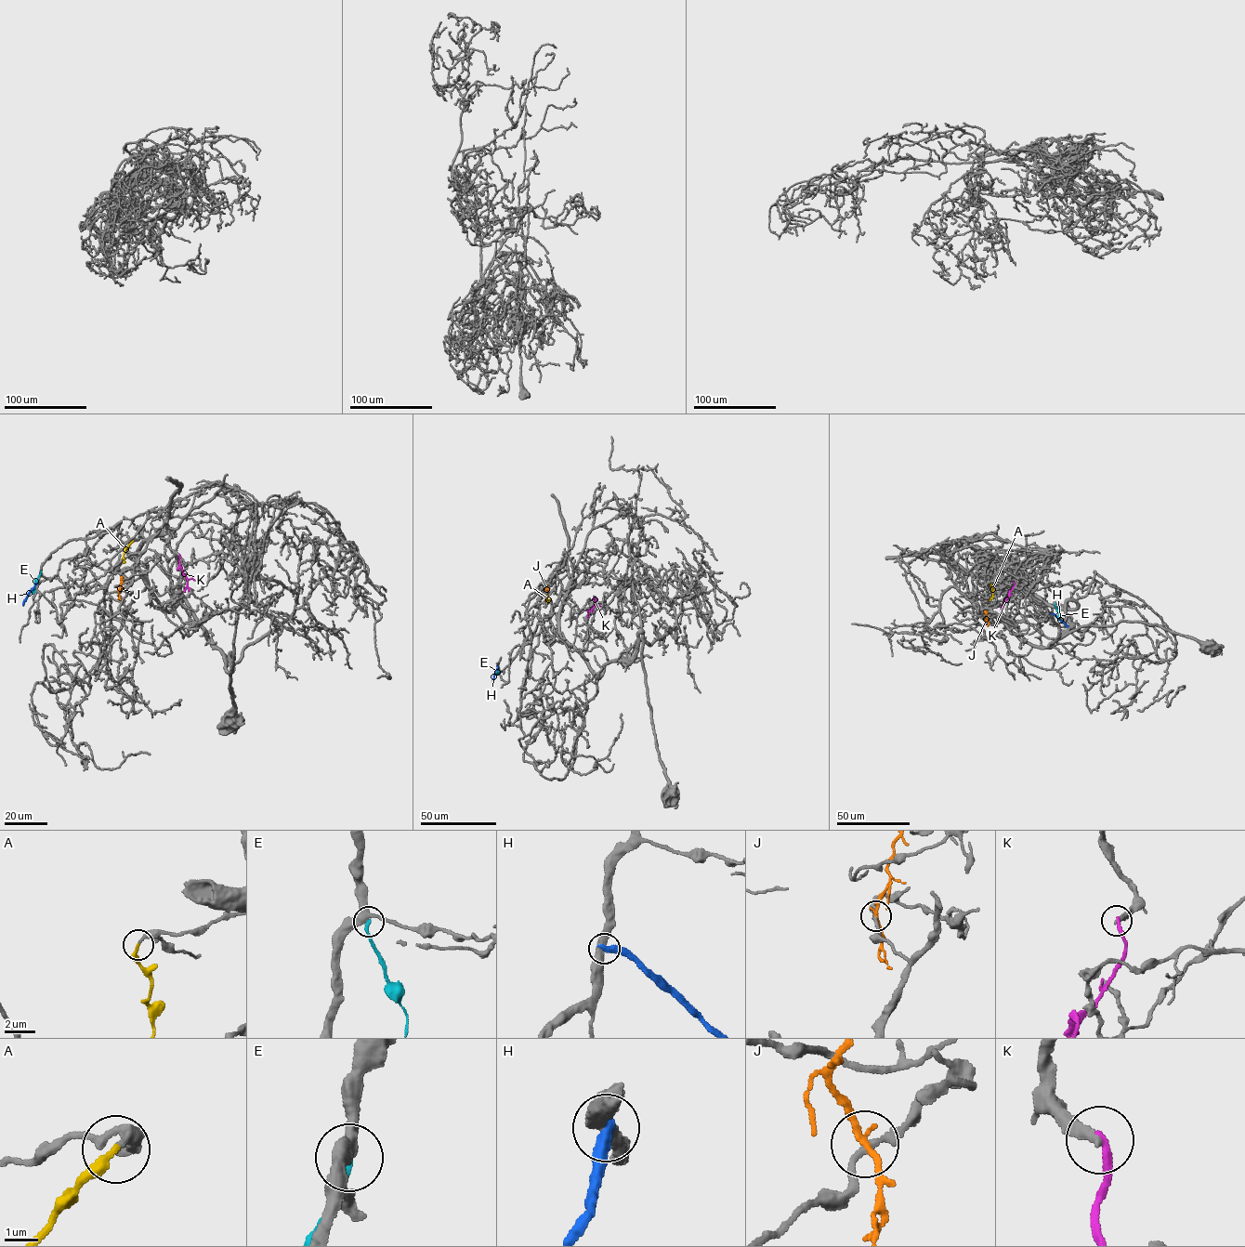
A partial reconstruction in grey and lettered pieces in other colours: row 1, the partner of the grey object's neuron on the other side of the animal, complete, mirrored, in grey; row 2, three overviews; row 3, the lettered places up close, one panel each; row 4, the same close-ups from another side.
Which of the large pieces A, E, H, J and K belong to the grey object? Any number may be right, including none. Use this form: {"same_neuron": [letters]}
{"same_neuron": ["A"]}

